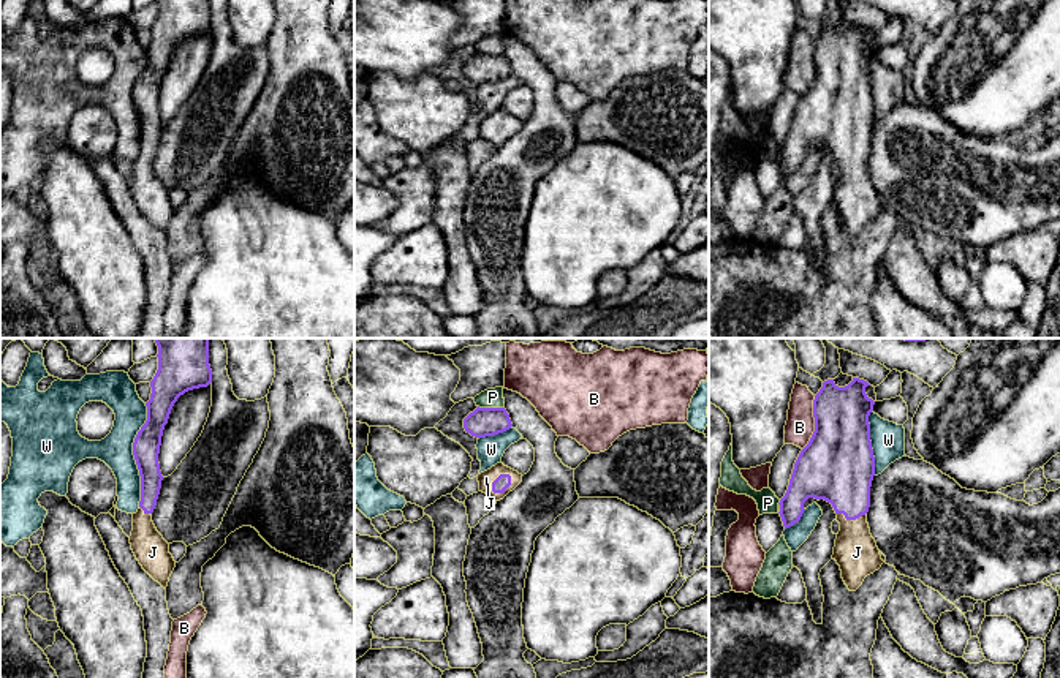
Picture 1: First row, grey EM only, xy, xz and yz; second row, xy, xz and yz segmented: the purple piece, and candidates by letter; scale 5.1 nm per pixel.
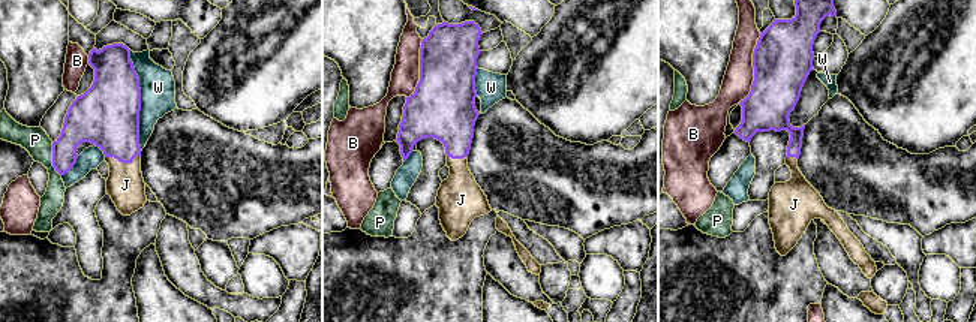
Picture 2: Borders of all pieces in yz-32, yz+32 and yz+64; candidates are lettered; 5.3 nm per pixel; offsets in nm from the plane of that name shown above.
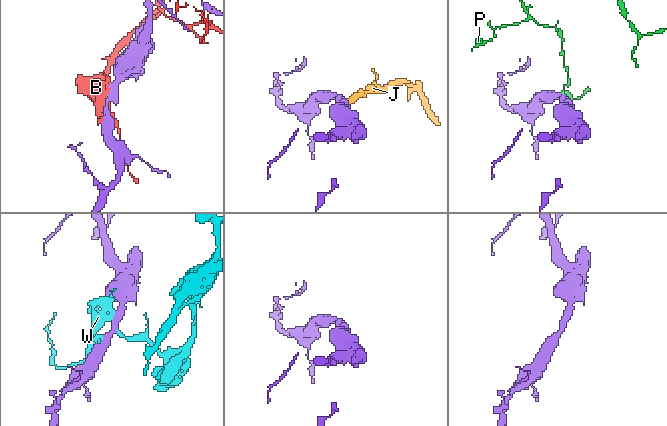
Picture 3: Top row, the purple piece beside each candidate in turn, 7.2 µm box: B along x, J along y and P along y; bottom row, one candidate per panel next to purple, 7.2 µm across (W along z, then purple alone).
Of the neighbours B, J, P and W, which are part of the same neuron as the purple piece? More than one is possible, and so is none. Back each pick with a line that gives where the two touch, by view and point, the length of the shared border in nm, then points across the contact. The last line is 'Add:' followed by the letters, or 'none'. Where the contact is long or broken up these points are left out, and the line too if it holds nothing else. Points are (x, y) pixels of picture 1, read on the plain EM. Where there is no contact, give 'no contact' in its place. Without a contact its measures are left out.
J: xz (507, 133) | 130 nm | across xz (503, 127), (507, 133), (494, 138), (486, 124)
Add: J

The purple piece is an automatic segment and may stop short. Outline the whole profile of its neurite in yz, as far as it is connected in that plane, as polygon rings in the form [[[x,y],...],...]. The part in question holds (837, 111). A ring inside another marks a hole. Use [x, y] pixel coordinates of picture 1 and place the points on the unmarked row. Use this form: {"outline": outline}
{"outline": [[[853,24],[845,33],[839,33],[834,25],[823,28],[813,46],[815,77],[801,96],[788,136],[778,149],[785,175],[801,166],[805,156],[804,149],[808,144],[824,145],[832,150],[840,169],[832,205],[840,212],[842,224],[850,237],[856,237],[864,224],[884,209],[870,180],[865,161],[870,153],[870,133],[875,122],[869,70],[875,47],[867,43],[867,32],[870,30],[859,24]]]}

